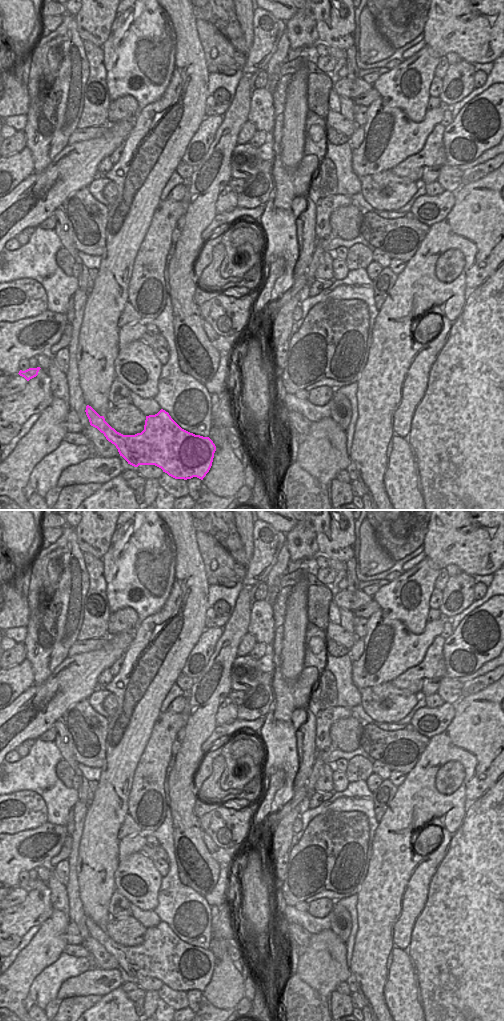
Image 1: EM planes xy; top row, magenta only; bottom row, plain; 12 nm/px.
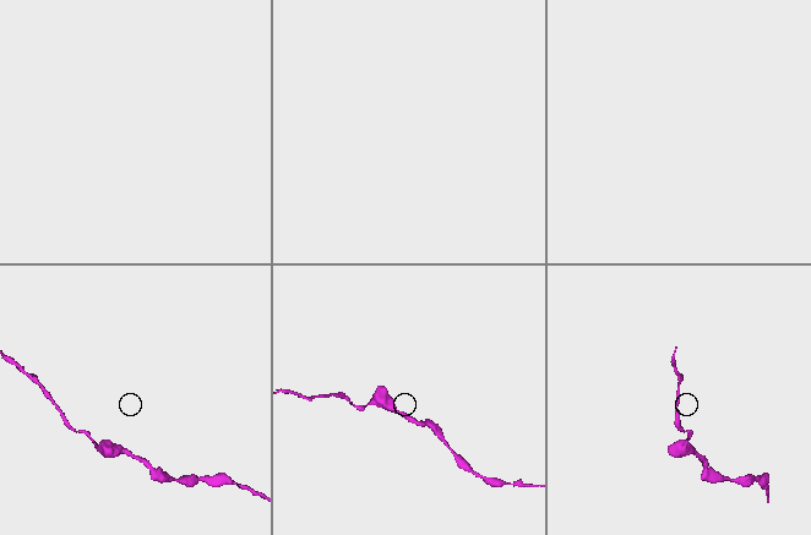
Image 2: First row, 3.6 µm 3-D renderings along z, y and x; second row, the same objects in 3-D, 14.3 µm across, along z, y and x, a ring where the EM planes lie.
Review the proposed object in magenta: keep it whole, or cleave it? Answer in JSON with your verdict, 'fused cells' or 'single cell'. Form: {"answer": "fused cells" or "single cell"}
{"answer": "single cell"}

